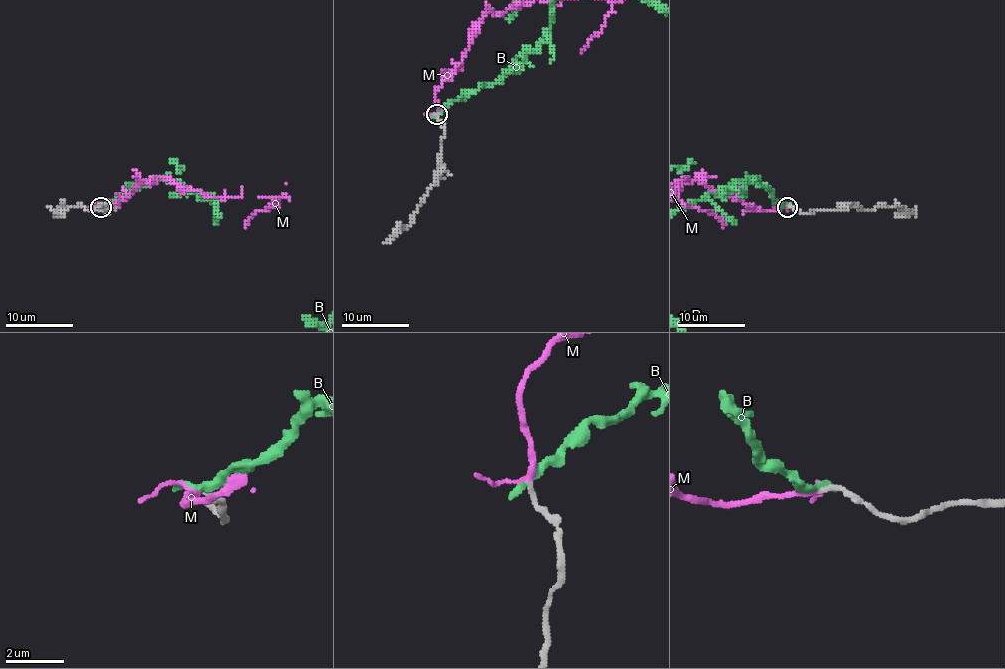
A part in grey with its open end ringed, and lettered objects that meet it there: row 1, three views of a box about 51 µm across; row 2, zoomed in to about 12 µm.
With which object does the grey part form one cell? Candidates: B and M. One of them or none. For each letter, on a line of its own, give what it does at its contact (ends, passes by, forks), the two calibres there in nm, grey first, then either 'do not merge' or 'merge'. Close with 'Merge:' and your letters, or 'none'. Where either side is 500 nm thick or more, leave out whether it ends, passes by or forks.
B: it ends; calibres 180 and 320 nm; do not merge
M: it passes by; calibres 160 and 160 nm; merge
Merge: M

